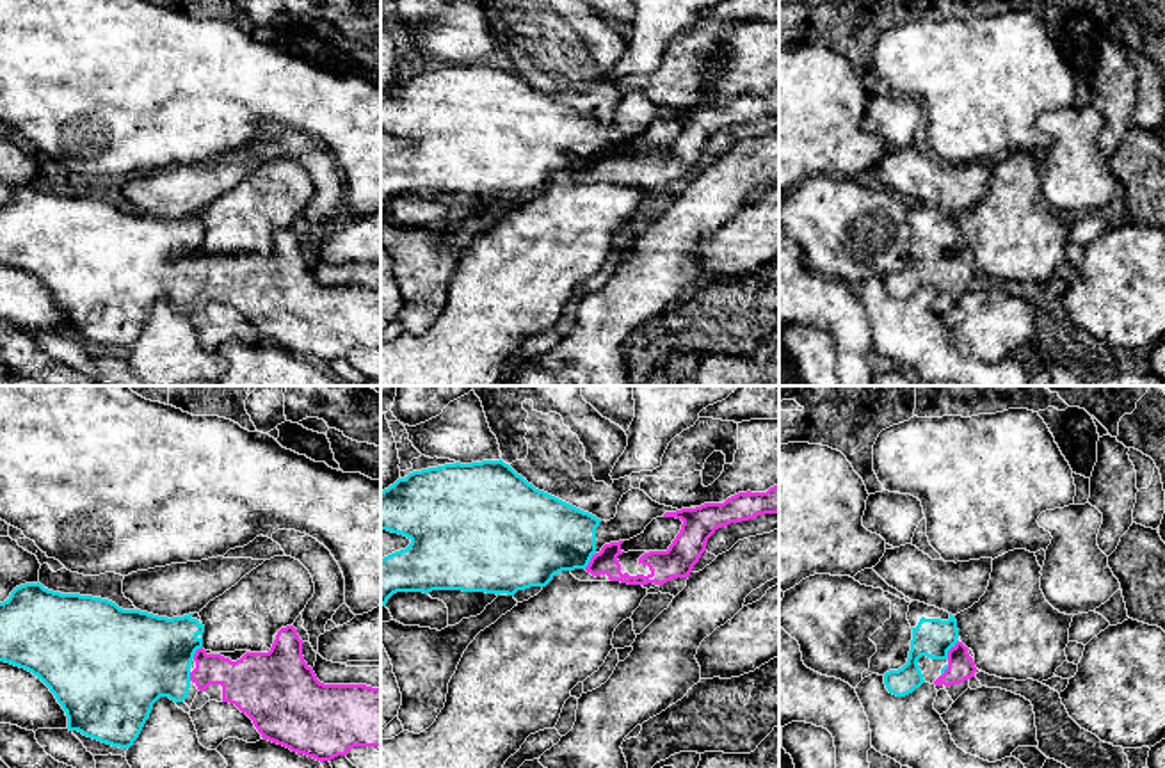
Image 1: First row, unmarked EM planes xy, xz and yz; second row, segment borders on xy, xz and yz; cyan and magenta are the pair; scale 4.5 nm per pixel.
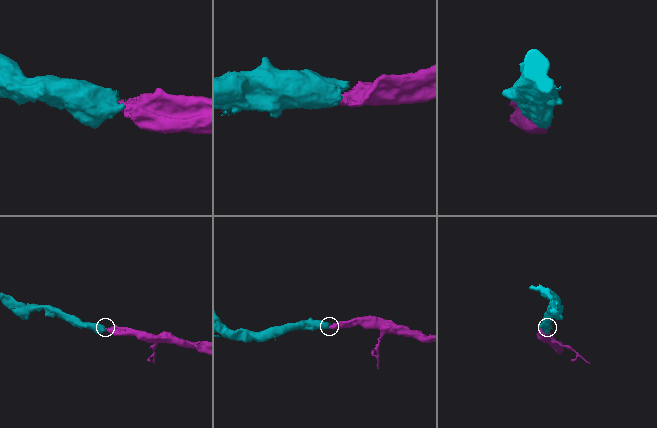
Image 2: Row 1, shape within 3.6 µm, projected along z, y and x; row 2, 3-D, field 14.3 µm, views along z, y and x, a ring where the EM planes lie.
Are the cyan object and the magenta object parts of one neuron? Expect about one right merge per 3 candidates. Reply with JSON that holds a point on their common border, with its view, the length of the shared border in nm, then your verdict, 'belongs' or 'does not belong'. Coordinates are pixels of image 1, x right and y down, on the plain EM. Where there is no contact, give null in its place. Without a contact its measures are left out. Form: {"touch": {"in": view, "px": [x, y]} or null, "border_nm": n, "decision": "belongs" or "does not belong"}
{"touch": {"in": "yz", "px": [950, 249]}, "border_nm": 100, "decision": "belongs"}

